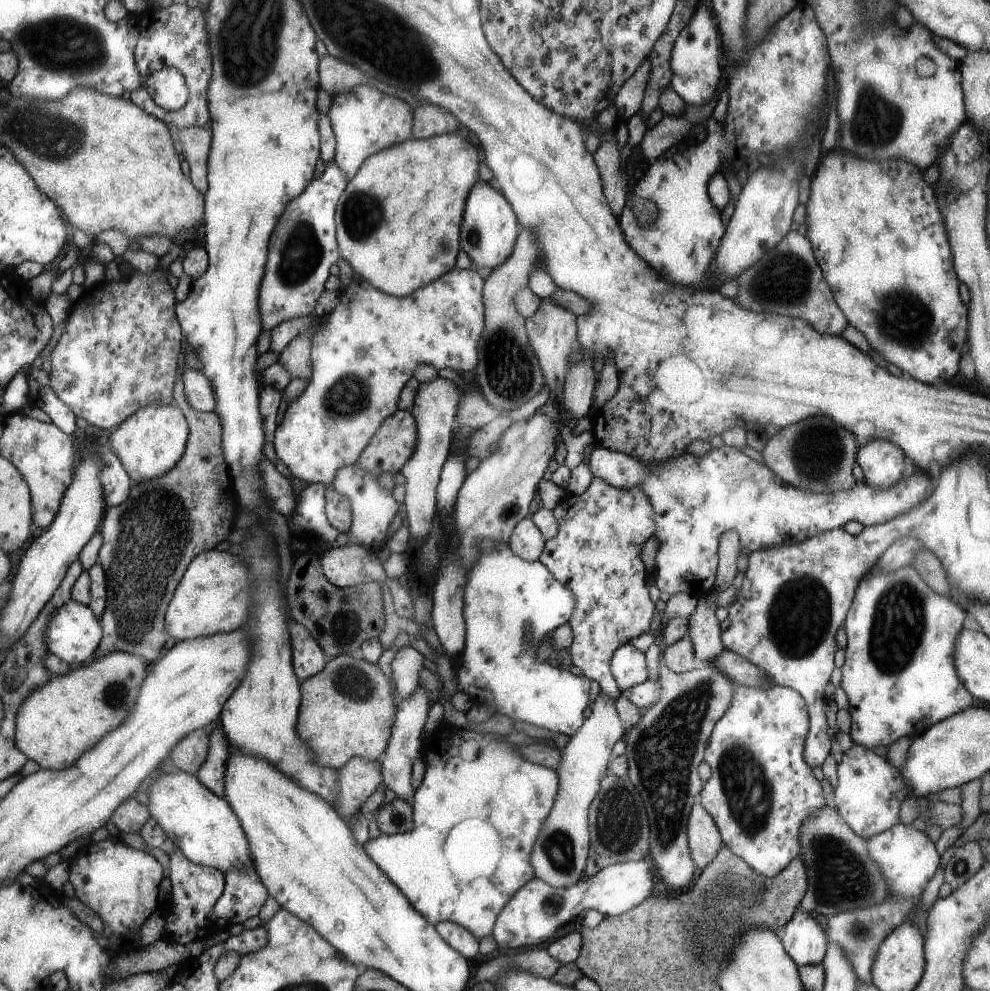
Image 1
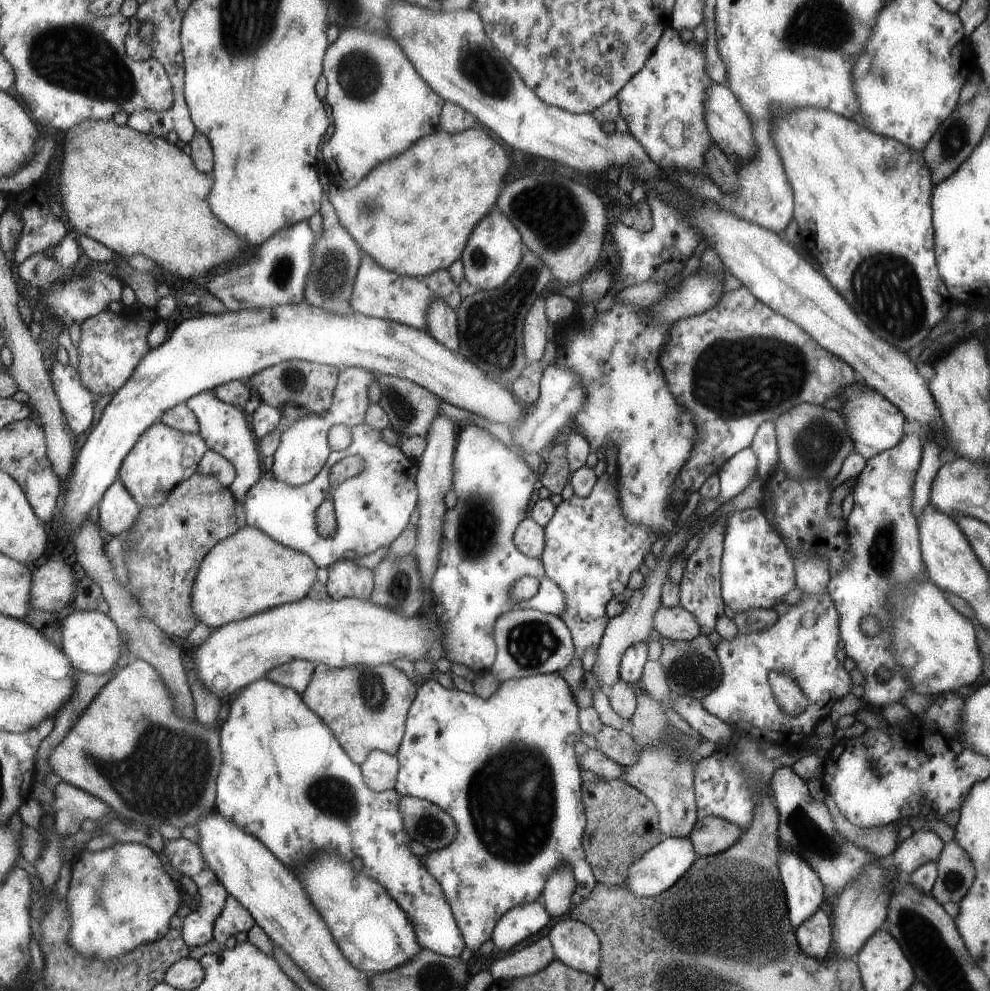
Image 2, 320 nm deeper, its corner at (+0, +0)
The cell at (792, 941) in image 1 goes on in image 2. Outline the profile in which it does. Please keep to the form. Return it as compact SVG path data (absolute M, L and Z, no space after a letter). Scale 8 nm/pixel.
M783 849L779 858L779 874L786 885L790 925L797 928L819 908L824 900L824 888L807 862L803 862L797 854L783 852Z

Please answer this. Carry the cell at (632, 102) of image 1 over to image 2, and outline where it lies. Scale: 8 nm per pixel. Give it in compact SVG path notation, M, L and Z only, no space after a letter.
M670 26L662 32L659 42L654 46L653 52L644 62L641 70L638 70L622 87L615 98L618 102L619 116L626 122L628 132L636 139L638 136L645 138L649 130L657 128L657 148L644 148L649 160L660 169L679 168L685 172L691 172L695 176L705 178L706 170L703 164L703 156L706 150L711 148L713 140L704 120L704 103L708 87L715 84L705 73L704 48L696 42L683 42L677 32Z

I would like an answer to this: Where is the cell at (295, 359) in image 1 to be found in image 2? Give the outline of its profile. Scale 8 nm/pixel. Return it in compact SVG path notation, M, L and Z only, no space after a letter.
M290 359L264 369L245 383L255 388L261 402L271 404L283 412L291 423L311 414L327 412L333 405L333 398L338 388L341 368L337 366L313 363L302 359Z

